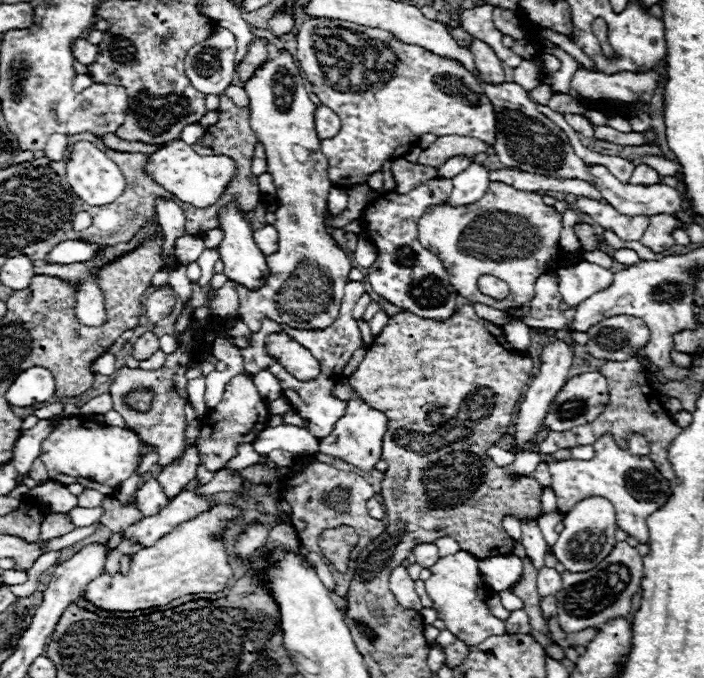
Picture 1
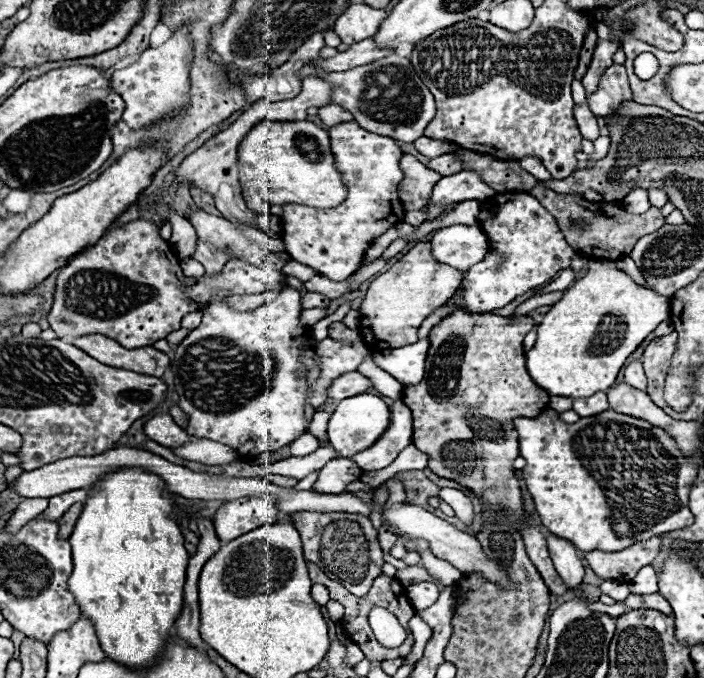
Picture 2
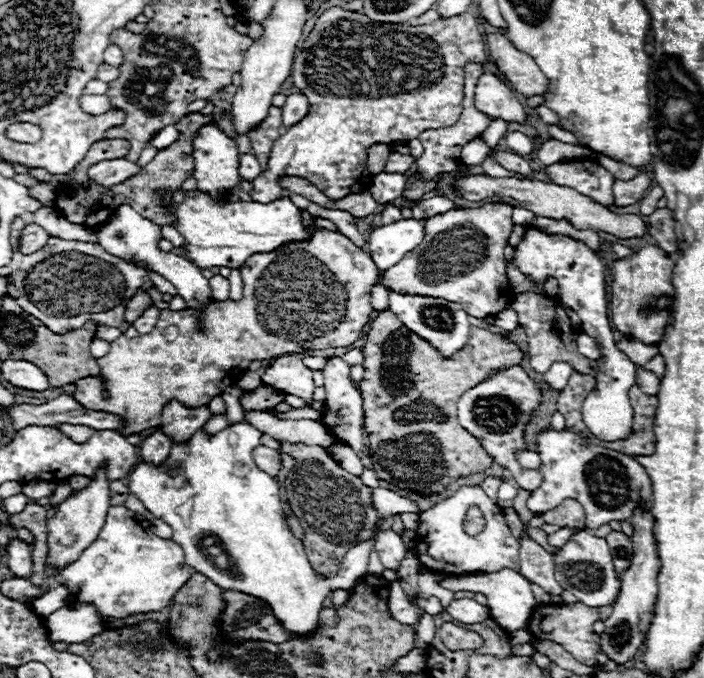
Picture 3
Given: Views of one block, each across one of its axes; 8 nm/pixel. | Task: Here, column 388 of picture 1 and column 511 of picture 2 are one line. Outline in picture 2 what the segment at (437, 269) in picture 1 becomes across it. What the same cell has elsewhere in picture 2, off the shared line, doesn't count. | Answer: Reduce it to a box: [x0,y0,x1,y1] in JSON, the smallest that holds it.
[418,192,576,338]

